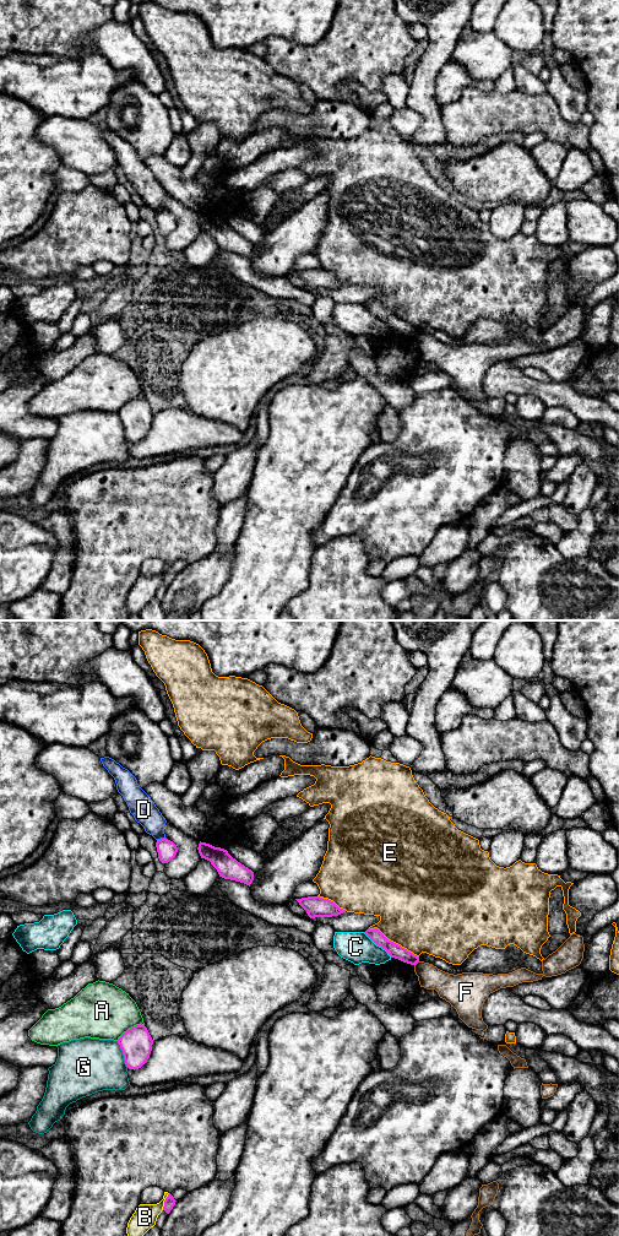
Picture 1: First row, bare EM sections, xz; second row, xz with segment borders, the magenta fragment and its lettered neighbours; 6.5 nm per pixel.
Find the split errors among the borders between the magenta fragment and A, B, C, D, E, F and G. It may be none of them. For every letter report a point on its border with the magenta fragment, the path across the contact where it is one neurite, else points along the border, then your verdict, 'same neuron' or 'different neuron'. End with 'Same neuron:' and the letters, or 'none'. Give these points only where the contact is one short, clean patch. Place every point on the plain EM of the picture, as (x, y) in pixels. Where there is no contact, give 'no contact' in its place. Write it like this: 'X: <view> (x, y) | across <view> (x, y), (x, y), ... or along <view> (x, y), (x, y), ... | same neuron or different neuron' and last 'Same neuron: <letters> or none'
A: xz (131, 400) | different neuron
B: xz (164, 574) | different neuron
C: xz (378, 316) | different neuron
D: xz (161, 211) | different neuron
E: xz (392, 314) | different neuron
F: xz (417, 334) | along xz (418, 332), (414, 337) | different neuron
G: xz (123, 426) | different neuron
Same neuron: none

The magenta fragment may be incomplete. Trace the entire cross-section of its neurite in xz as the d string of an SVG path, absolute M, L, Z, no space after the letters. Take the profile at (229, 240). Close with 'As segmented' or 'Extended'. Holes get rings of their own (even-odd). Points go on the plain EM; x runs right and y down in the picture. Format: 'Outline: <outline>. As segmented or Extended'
Outline: M201 213L197 222L201 231L210 233L217 242L219 249L240 254L249 259L253 255L254 244L233 231L227 222Z. As segmented

